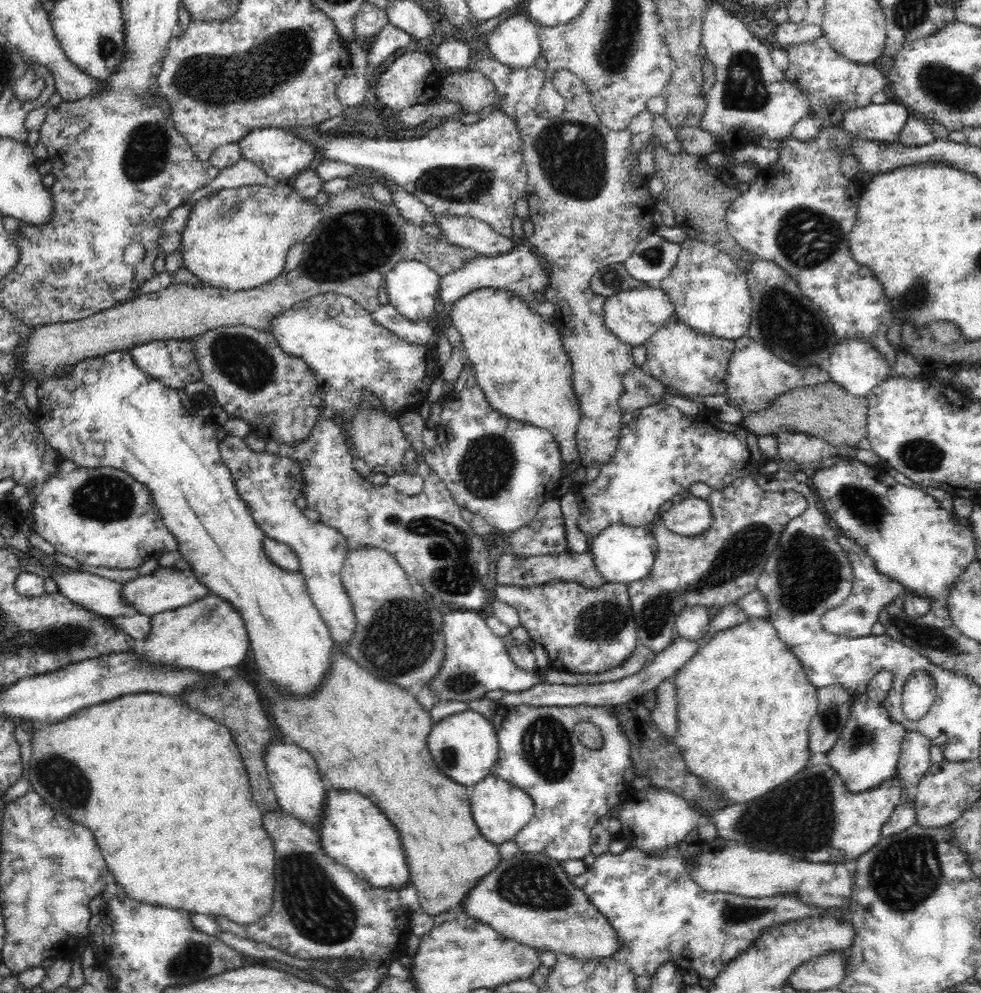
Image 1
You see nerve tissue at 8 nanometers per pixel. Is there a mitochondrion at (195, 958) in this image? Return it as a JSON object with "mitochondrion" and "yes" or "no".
{"mitochondrion":"yes"}

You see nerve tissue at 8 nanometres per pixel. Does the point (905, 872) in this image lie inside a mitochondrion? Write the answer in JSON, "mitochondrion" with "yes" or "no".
{"mitochondrion":"yes"}

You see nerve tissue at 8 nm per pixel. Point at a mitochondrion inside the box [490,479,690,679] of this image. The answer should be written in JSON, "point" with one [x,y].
{"point":[604,621]}

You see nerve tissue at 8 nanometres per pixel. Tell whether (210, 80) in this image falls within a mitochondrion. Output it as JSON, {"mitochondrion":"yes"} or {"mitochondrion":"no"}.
{"mitochondrion":"yes"}

